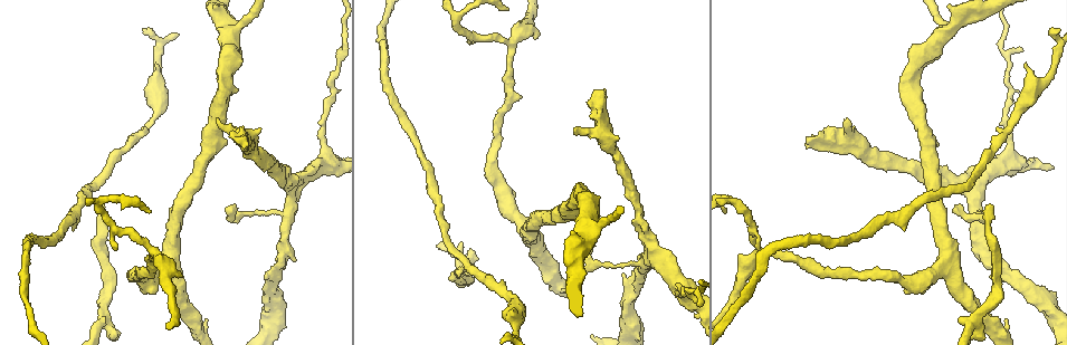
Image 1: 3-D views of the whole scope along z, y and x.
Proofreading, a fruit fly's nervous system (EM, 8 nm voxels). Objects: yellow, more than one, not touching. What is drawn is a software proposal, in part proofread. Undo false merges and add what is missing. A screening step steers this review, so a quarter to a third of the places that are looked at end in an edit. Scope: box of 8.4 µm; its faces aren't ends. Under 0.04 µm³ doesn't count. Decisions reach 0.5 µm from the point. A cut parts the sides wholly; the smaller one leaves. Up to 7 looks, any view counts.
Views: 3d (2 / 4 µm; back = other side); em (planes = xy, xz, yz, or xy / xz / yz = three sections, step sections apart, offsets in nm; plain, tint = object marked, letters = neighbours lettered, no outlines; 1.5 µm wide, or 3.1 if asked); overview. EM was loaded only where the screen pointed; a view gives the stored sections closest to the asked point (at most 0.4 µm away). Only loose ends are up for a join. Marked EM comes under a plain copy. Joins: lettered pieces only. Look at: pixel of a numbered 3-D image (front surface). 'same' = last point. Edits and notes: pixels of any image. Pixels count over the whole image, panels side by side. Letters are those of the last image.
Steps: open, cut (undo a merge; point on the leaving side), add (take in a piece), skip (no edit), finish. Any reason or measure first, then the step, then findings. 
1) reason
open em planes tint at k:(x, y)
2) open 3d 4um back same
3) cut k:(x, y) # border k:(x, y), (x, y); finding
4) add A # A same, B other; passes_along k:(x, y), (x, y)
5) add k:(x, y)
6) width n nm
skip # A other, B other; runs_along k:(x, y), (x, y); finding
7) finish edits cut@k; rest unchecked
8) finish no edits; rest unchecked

tapers out
open 3d 4um at 1:(461, 271)

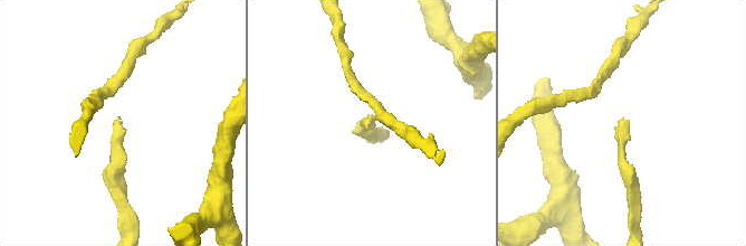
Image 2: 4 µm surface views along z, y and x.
shape alone is not enough
open em yz step 8 letters at 2:(370, 123)

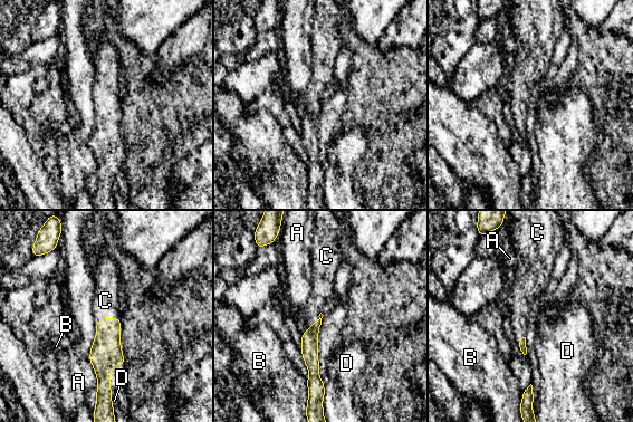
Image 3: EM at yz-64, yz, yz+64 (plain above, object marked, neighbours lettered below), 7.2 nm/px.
add C # A other, B other, C same, D other; passes_along 3:(309, 349), (314, 324), (322, 290); the neuron continues

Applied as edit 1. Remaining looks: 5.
redraw
open overview

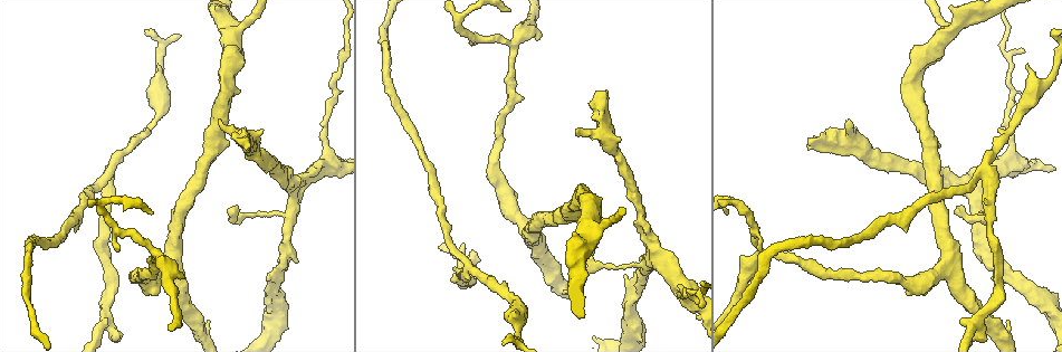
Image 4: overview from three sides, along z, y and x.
three arms meet
open em planes letters at 4:(510, 43)

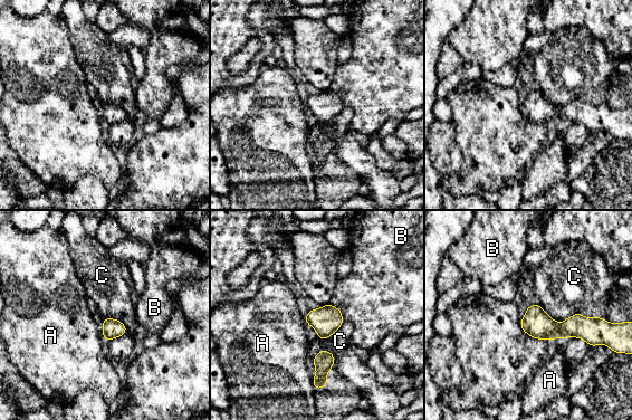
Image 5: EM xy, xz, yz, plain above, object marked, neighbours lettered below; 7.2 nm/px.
skip # A other, B other, C other; runs_along 5:(599, 323), (568, 328), (523, 324); continuous, no second neuron

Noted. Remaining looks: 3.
an open end
open 3d 2um at 4:(595, 92)

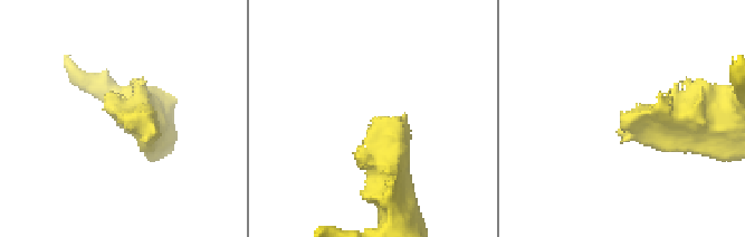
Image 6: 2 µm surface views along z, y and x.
open em yz step 4 letters at 6:(622, 120)

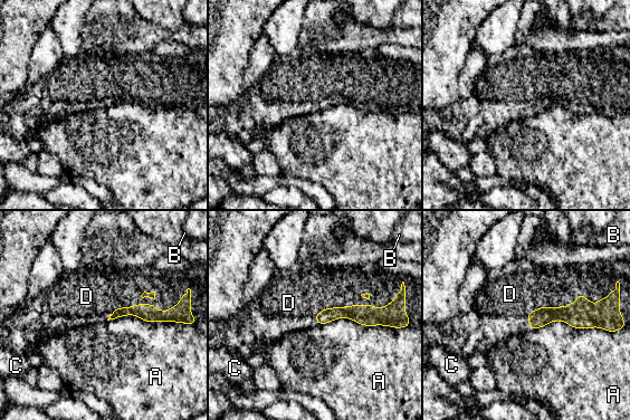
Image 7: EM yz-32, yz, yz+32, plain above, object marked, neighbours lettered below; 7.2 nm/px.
add D # A other, B other, C other, D same; passes_along 7:(582, 314), (550, 307), (522, 287); it goes on there

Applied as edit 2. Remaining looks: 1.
finish edits add@3, add@7; rest unchecked

